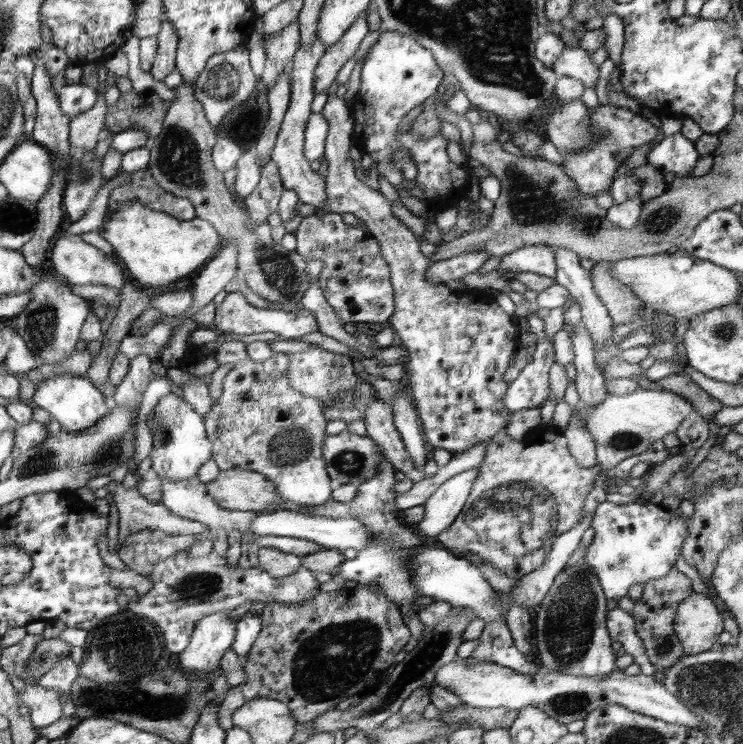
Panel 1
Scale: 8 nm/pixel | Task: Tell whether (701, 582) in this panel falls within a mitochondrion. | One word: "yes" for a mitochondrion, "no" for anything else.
no

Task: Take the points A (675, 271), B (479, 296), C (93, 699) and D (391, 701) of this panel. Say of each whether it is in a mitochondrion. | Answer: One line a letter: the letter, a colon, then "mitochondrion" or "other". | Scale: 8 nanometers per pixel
A: other
B: other
C: mitochondrion
D: mitochondrion

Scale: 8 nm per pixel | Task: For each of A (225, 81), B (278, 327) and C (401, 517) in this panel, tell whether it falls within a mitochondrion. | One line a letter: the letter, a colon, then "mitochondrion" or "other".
A: mitochondrion
B: other
C: other

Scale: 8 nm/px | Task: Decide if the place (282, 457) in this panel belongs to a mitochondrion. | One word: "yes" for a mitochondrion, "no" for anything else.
yes

